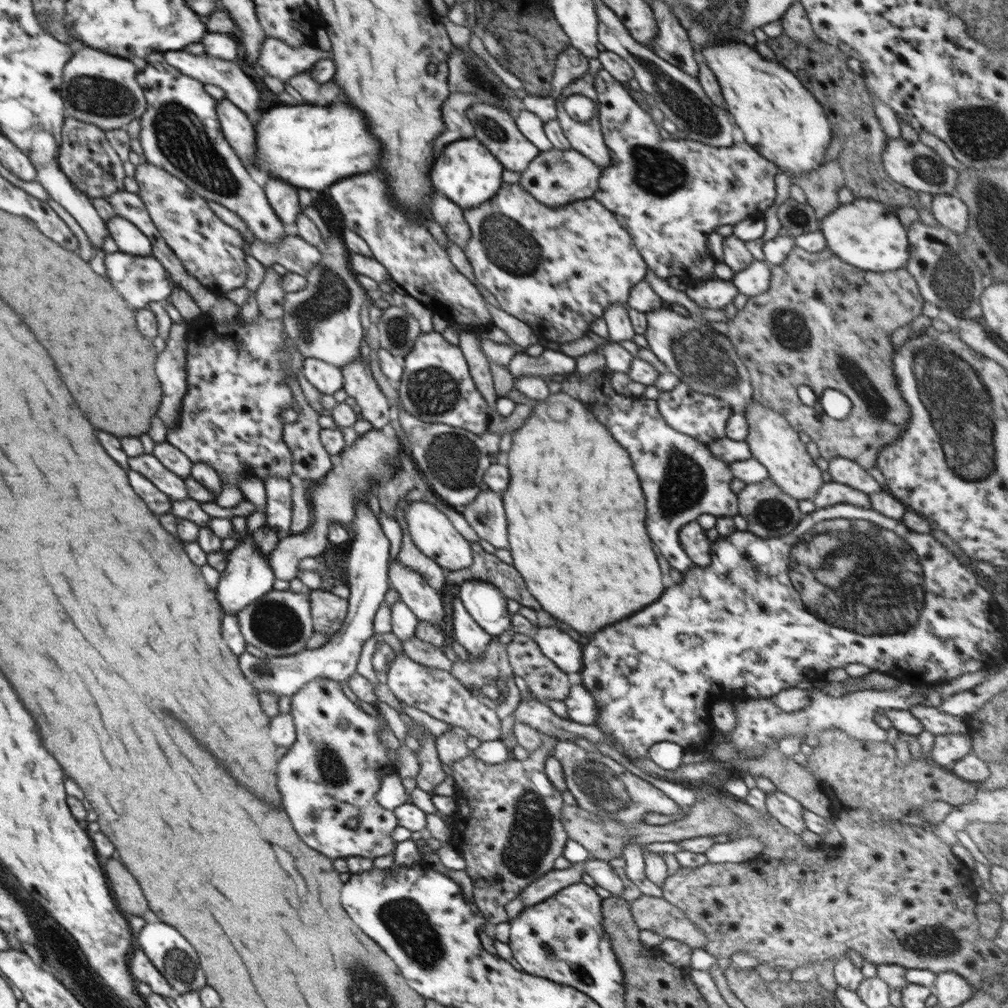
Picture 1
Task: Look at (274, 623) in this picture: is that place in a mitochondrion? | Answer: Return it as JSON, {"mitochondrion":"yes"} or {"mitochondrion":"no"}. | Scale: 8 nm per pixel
{"mitochondrion":"yes"}

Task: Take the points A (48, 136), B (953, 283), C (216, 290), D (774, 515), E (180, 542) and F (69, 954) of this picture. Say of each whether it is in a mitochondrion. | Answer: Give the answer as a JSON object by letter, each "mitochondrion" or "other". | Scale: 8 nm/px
{"A":"other","B":"mitochondrion","C":"other","D":"mitochondrion","E":"other","F":"other"}

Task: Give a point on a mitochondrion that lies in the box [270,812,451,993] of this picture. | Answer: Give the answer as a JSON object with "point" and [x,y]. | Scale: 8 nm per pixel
{"point":[406,920]}

